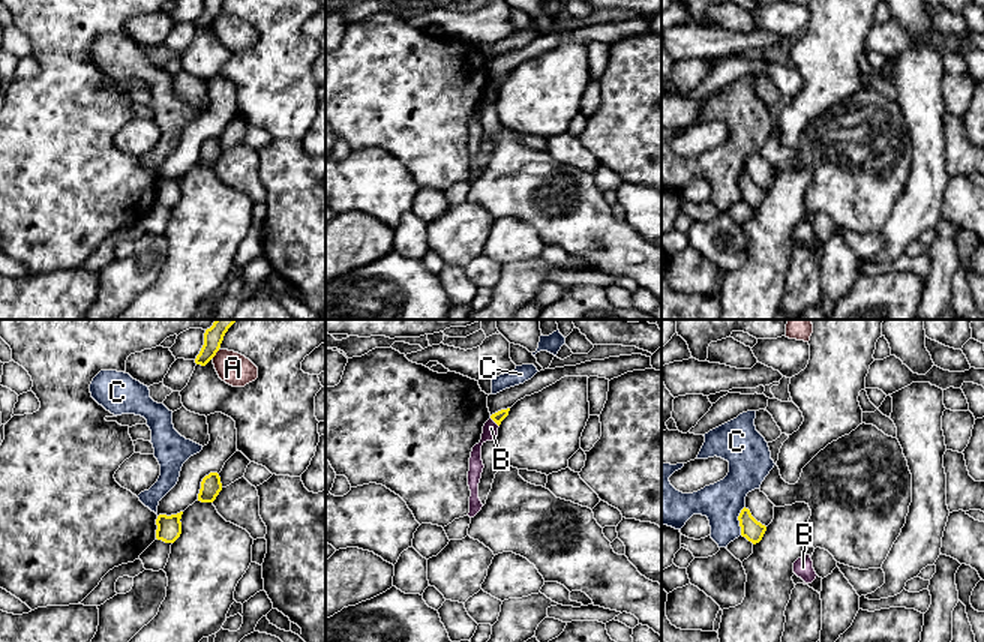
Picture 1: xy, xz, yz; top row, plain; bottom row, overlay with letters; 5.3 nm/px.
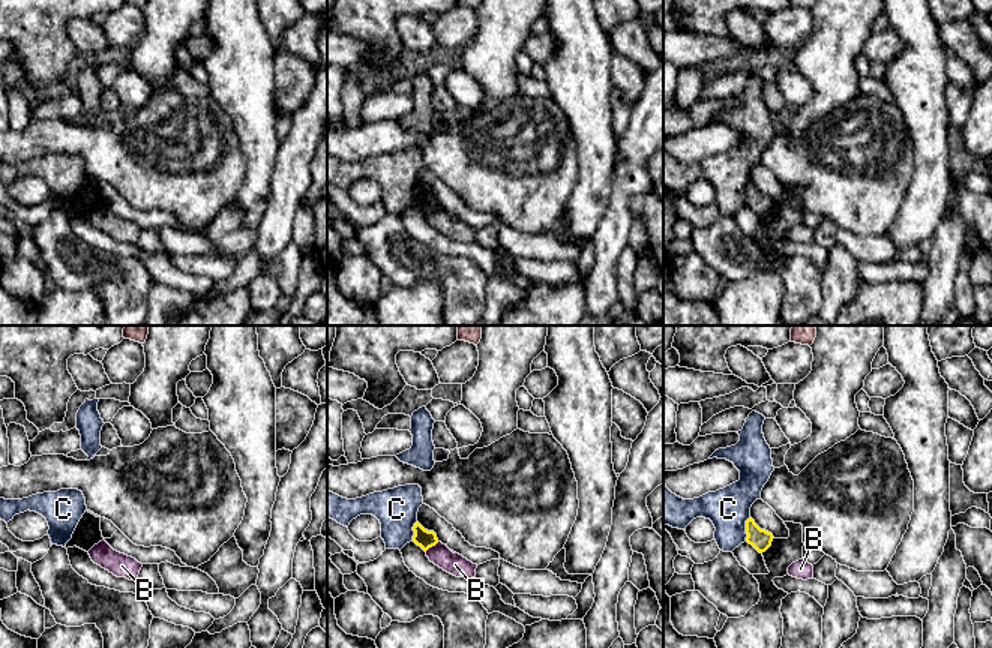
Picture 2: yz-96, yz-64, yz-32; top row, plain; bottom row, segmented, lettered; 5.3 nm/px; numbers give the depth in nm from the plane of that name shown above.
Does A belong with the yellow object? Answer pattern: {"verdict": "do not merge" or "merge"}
{"verdict": "do not merge"}

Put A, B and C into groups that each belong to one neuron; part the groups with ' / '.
A / B / C

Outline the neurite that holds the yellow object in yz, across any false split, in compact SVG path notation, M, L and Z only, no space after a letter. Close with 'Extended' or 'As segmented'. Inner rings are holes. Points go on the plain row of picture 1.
M742 172L740 180L741 200L753 208L759 207L766 195L766 190L758 186L748 172Z. As segmented

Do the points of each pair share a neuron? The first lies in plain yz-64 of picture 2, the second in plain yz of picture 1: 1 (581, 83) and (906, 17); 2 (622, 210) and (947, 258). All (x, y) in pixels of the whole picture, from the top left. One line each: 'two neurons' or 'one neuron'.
1: one neuron
2: one neuron

